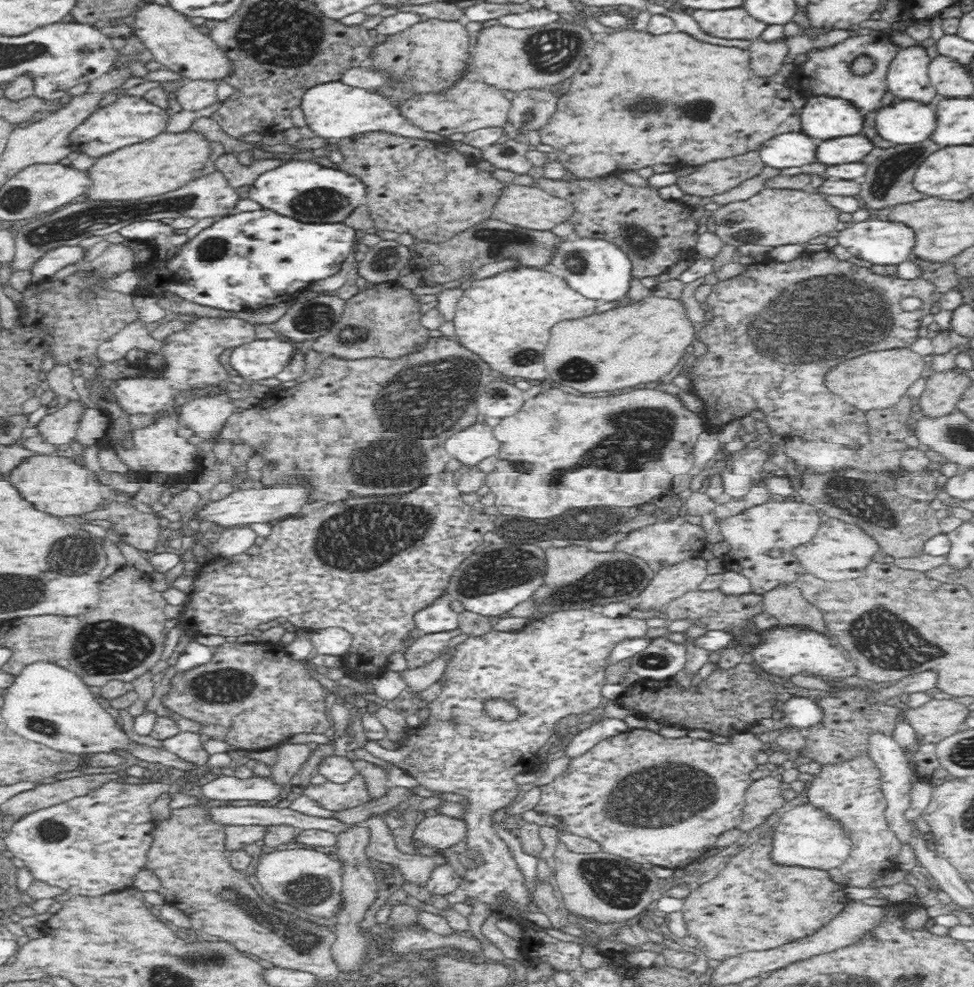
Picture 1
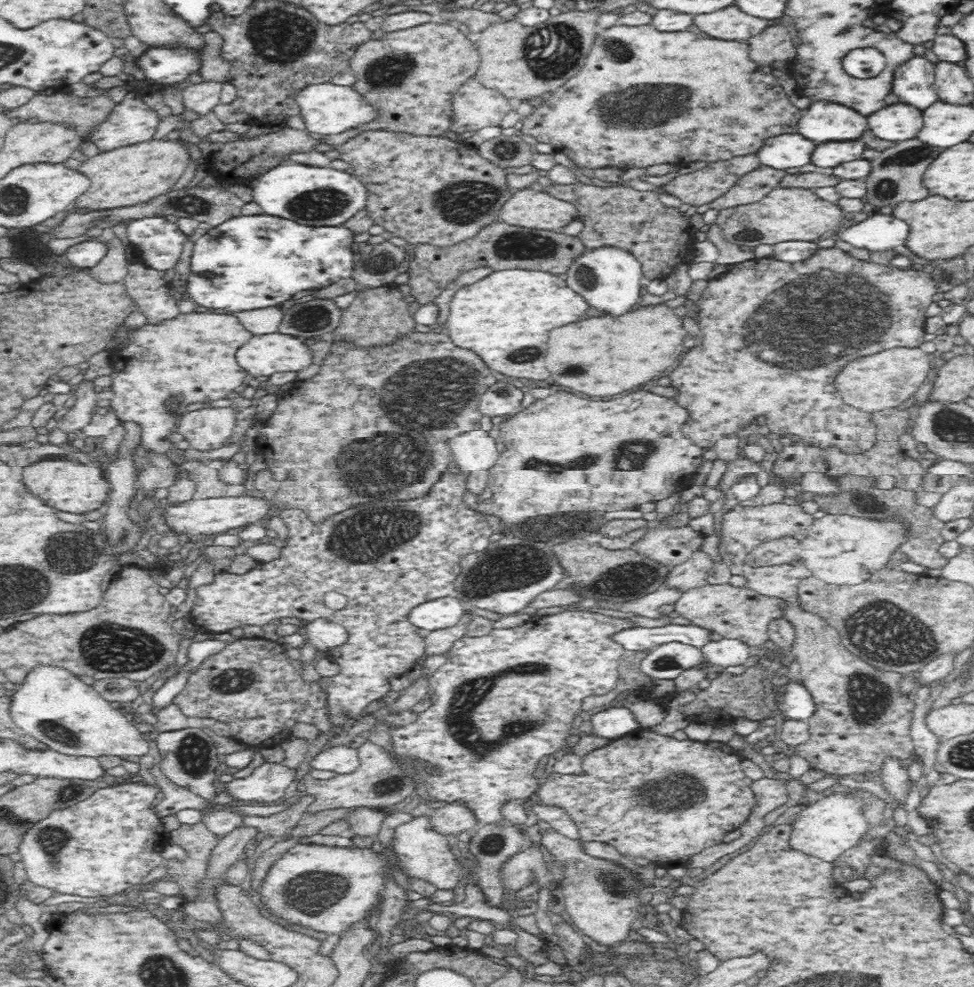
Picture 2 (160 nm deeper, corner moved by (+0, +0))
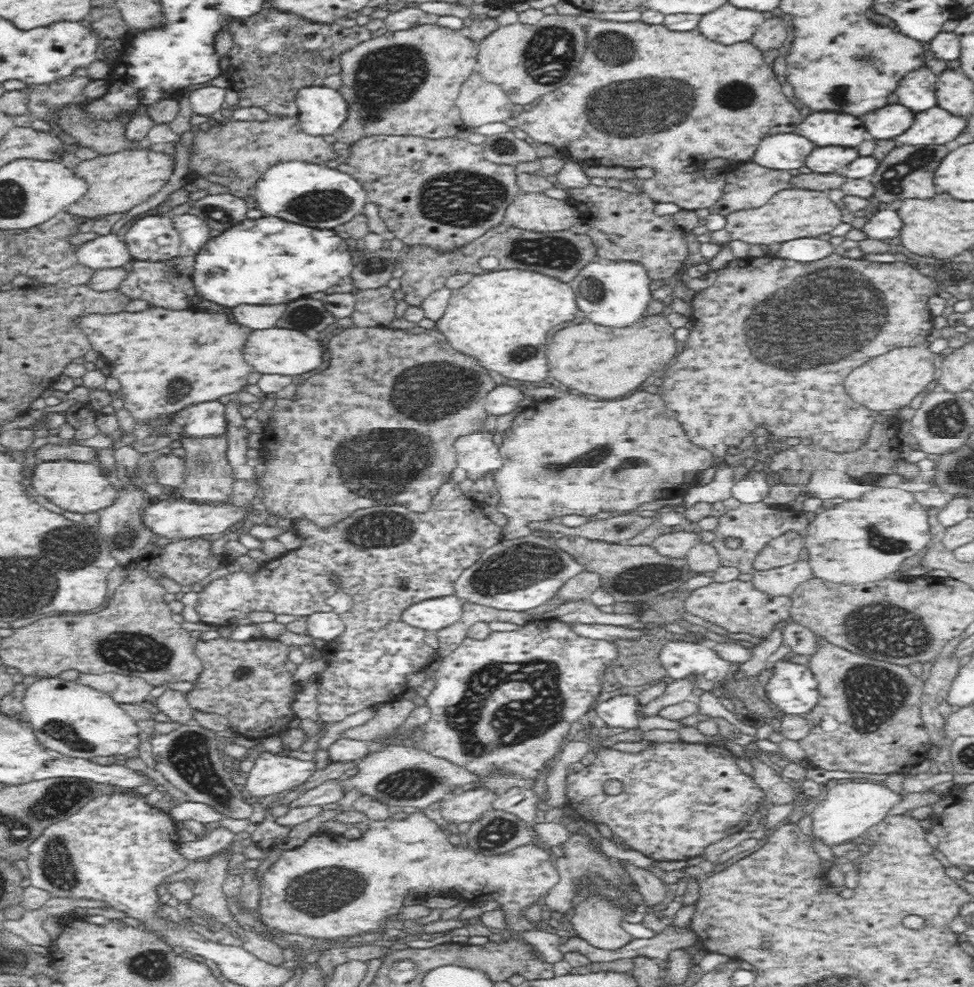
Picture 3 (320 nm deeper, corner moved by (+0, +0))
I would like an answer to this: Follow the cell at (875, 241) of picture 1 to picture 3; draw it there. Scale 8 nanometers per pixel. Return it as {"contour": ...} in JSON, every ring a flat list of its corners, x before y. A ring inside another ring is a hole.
{"contour":[[887,208,876,210,878,214,868,214,868,220,862,226,862,234,868,240,892,240,898,238,902,232,904,224,896,211]]}

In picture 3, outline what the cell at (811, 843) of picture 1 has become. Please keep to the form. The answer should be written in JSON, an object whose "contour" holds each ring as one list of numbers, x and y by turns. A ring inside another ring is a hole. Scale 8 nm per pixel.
{"contour":[[870,780,830,784,824,787,824,791,822,800,814,806,811,813,810,834,816,842,822,842,828,848,864,837,870,826,880,823,890,809,901,802,904,794,896,793,882,783]]}

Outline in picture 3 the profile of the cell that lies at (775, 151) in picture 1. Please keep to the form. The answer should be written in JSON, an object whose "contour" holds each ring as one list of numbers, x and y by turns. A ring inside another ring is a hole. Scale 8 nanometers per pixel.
{"contour":[[795,133,768,136,758,144,754,162,774,170,794,170,804,166,808,154,814,150,810,140]]}

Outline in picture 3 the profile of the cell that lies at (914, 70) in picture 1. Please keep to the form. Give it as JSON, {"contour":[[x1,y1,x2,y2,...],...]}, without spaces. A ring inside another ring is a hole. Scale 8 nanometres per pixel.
{"contour":[[926,66,908,72,895,89,898,102,915,113,925,111,937,105,935,88,938,76]]}

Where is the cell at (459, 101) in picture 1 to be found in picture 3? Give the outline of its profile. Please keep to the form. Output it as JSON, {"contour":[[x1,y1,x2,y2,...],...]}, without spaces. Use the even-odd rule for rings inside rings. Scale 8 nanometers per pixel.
{"contour":[[477,71,462,84,459,96,455,98,455,107,460,112,460,125,466,130,503,123,514,113,514,104,502,88,484,81]]}

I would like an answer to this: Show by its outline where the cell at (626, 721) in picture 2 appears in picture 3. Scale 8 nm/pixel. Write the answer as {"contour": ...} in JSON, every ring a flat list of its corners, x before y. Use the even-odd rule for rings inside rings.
{"contour":[[619,695,594,705,594,711,605,726,612,728,638,728,640,705,634,696]]}

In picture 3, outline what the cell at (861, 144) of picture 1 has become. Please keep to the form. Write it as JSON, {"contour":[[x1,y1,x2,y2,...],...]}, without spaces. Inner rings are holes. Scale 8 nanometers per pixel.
{"contour":[[838,146,814,148,806,160,806,166,817,173,832,173,834,170,838,170,840,166,850,164,859,156,856,148,838,148]]}

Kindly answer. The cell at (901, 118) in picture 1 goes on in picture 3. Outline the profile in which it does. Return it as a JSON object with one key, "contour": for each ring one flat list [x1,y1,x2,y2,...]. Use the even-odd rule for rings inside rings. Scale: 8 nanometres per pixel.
{"contour":[[888,104,864,116,864,124,874,138,890,140,904,134,914,124,916,113,902,104]]}

